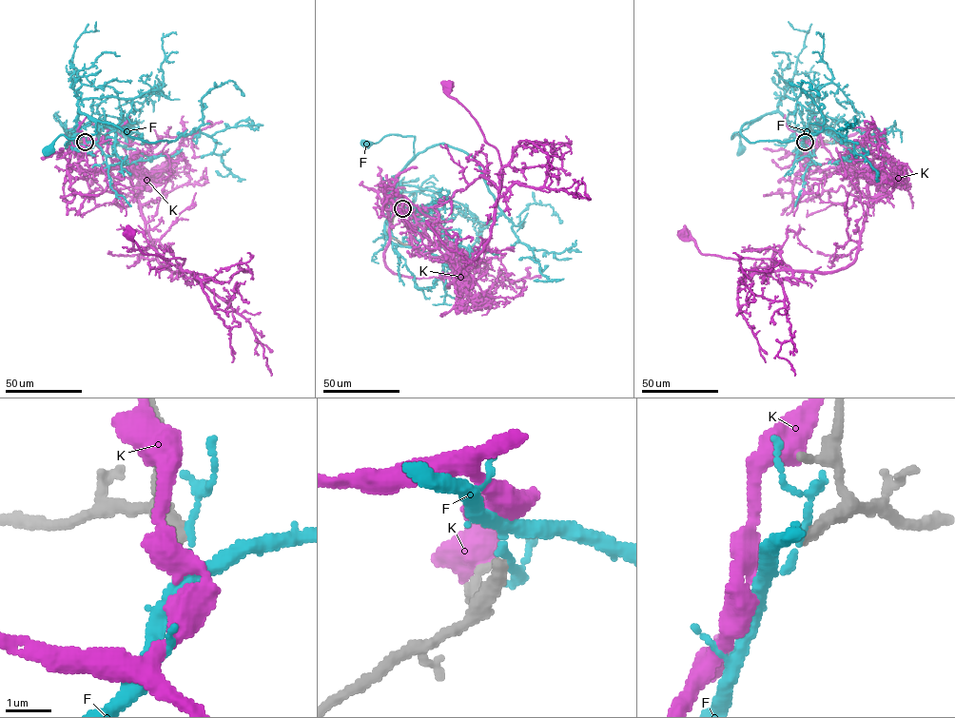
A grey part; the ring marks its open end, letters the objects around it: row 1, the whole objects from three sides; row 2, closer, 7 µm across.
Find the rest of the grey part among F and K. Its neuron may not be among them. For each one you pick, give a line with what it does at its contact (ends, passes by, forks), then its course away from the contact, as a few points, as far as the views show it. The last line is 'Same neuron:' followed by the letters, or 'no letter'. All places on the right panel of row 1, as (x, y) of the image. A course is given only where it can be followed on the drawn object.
Same neuron: no letter

